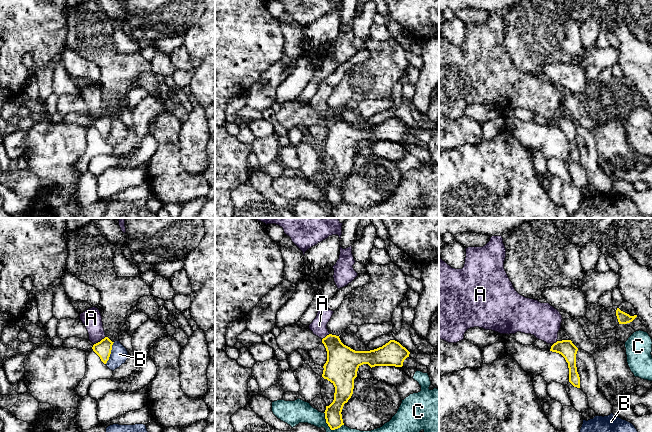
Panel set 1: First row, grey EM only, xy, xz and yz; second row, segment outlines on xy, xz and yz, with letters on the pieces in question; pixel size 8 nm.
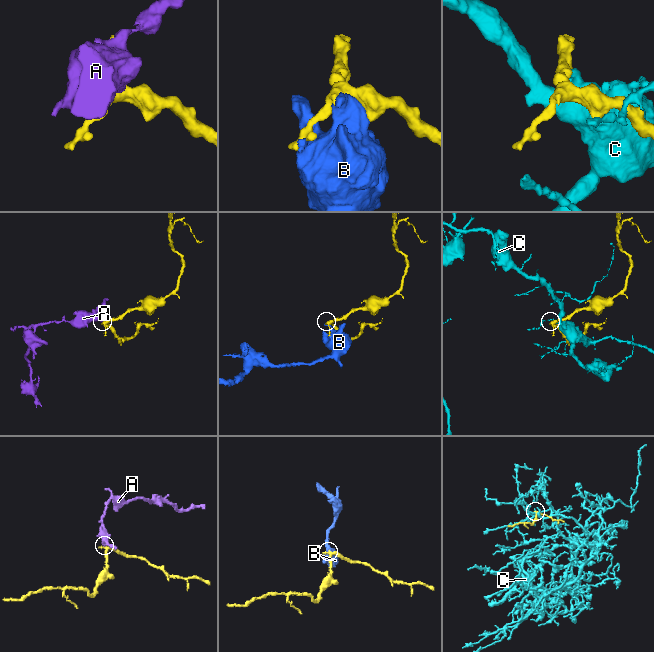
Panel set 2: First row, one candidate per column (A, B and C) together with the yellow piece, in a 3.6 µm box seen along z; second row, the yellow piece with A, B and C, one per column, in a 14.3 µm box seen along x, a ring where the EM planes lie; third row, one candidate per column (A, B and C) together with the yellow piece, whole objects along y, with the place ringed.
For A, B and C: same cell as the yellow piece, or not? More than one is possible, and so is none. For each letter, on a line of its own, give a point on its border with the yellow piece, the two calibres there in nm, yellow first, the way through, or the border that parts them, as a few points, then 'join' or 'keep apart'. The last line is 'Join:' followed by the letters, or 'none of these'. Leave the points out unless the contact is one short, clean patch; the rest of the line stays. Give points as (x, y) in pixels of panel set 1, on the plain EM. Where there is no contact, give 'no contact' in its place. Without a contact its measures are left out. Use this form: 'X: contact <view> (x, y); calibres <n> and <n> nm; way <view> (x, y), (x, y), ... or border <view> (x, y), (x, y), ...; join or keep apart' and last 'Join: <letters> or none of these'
A: contact xy (100, 117); calibres 130 and 160 nm; border xy (105, 112), (94, 120); keep apart
B: contact xy (110, 129); calibres 130 and 140 nm; keep apart
C: contact xz (329, 202); calibres 140 and 240 nm; keep apart
Join: none of these

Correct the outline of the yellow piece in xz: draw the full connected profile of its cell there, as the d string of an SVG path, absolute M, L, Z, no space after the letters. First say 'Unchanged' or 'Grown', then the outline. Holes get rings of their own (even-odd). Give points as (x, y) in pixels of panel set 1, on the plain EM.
Unchanged. M329 110L322 115L327 127L327 137L324 140L322 153L335 163L334 176L326 182L325 195L331 206L340 204L343 199L342 185L351 174L354 165L354 155L358 144L368 140L375 142L402 143L410 128L399 118L390 116L388 119L370 127L355 127L344 121L339 112Z

